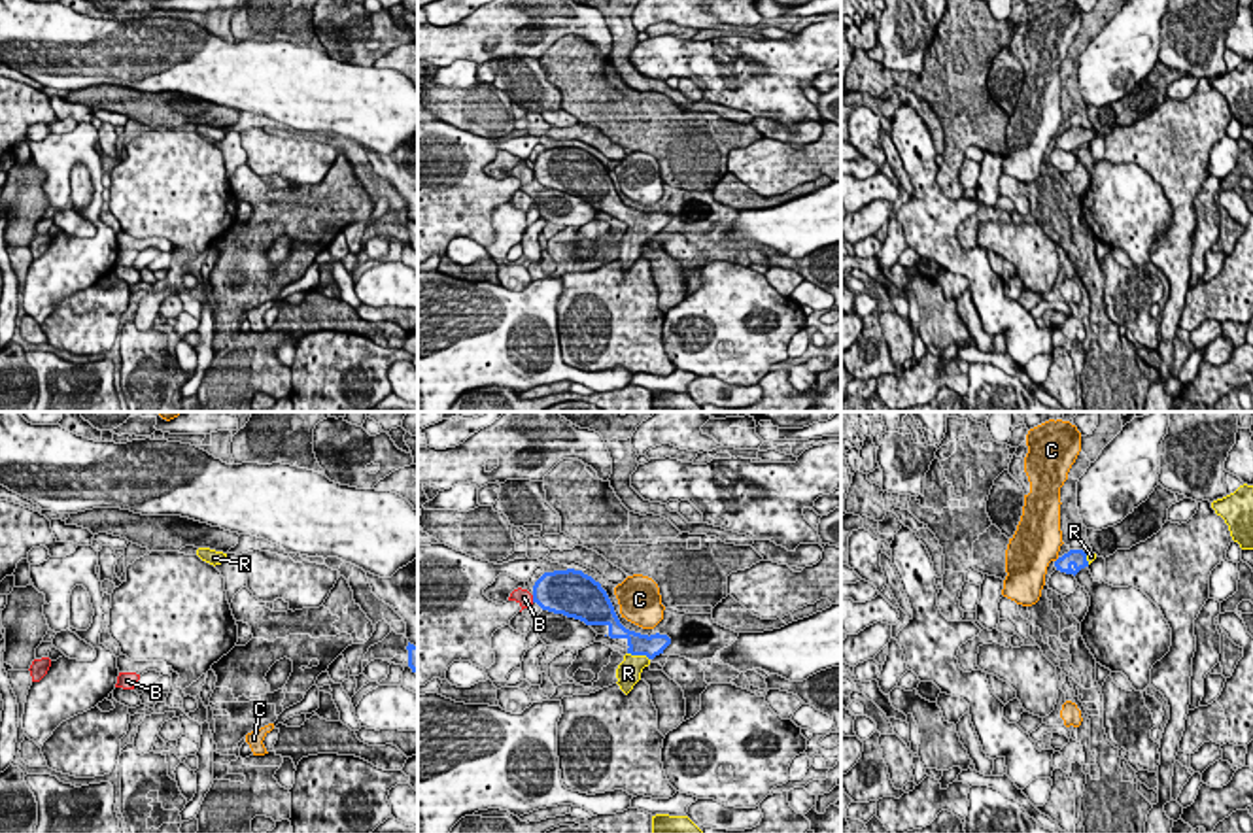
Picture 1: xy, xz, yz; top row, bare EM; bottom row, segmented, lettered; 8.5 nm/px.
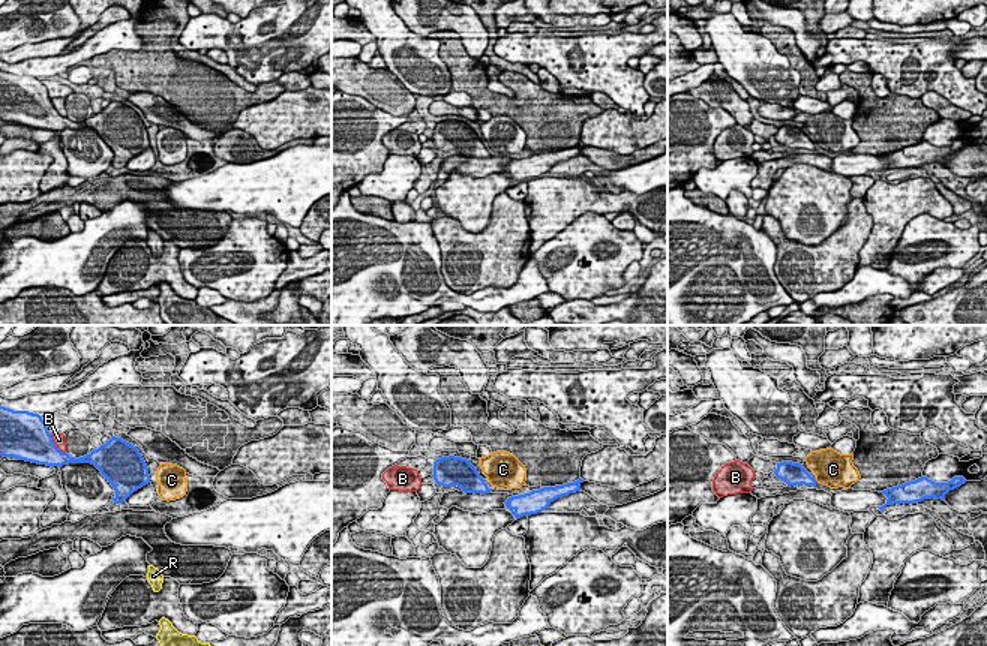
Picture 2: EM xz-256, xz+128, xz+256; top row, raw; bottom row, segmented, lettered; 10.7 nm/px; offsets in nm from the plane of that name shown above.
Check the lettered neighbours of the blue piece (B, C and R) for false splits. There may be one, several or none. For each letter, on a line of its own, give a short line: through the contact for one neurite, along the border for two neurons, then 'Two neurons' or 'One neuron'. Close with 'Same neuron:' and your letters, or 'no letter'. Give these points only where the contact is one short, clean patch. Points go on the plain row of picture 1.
B: Two neurons
C: Two neurons
R: Line: xz (639, 221), (639, 231), (628, 250). One neuron
Same neuron: R

